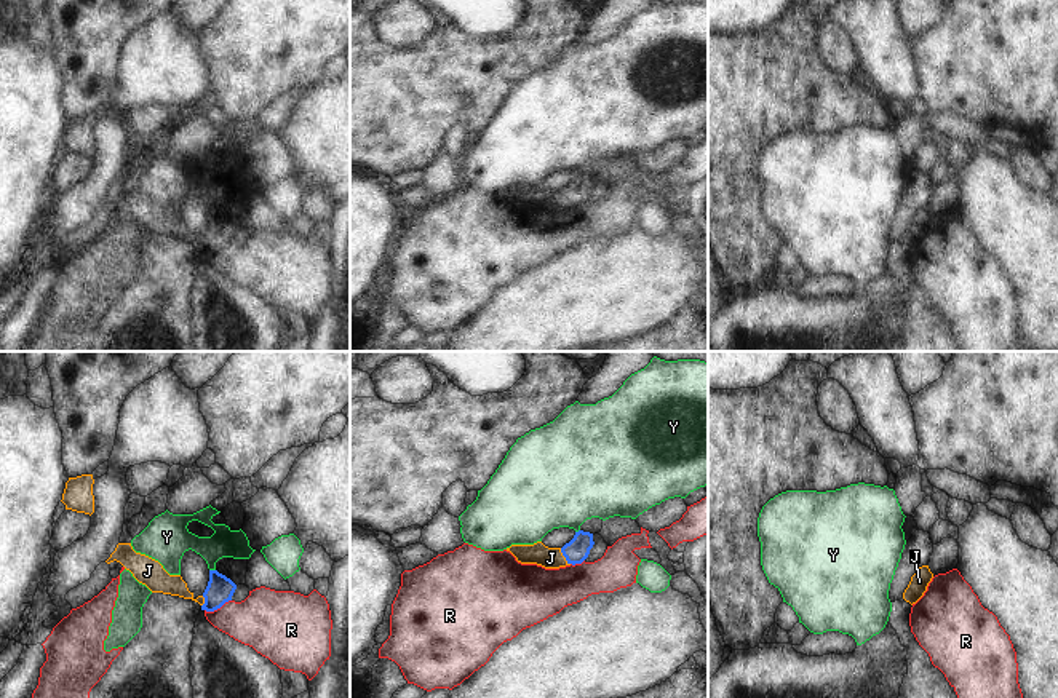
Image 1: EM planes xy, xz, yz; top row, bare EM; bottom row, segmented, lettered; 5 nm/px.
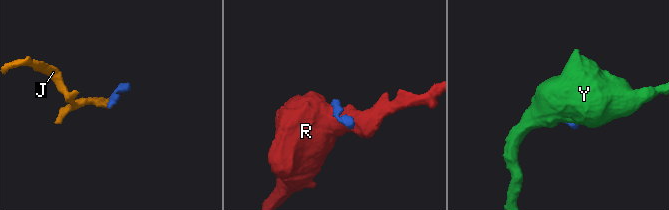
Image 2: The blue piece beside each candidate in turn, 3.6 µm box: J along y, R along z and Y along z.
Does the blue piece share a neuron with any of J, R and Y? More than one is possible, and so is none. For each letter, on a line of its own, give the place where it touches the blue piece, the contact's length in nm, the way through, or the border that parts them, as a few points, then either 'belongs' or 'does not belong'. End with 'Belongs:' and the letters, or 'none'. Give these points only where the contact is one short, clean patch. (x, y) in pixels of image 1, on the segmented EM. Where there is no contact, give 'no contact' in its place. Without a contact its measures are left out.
J: meets blue in xz at (563, 555); contact 100 nm long; runs through xz (576, 551), (563, 555), (550, 558); belongs
R: meets blue in xy at (218, 607); contact 150 nm long; does not belong
Y: meets blue in xy at (213, 571); contact 30 nm long; border along xy (210, 569), (214, 571); does not belong
Belongs: J

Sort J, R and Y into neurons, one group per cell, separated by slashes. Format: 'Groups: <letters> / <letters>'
Groups: J / R / Y

